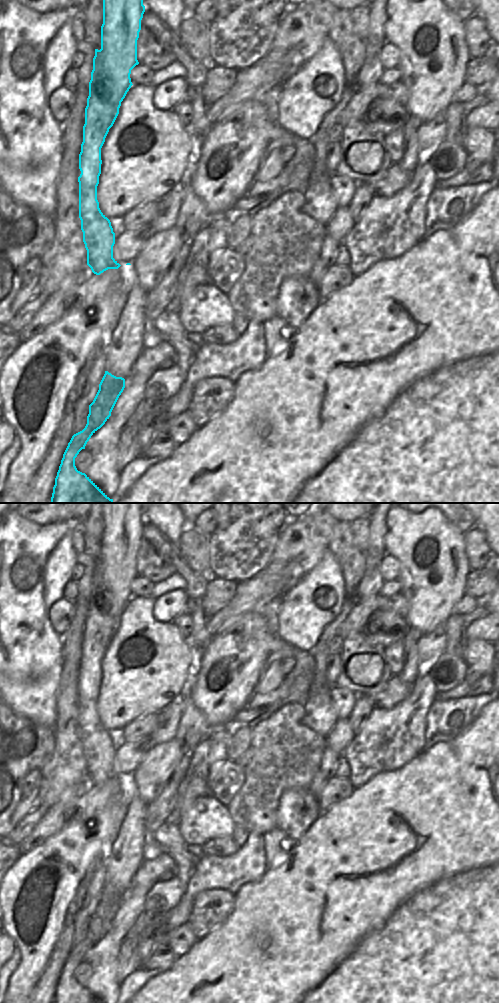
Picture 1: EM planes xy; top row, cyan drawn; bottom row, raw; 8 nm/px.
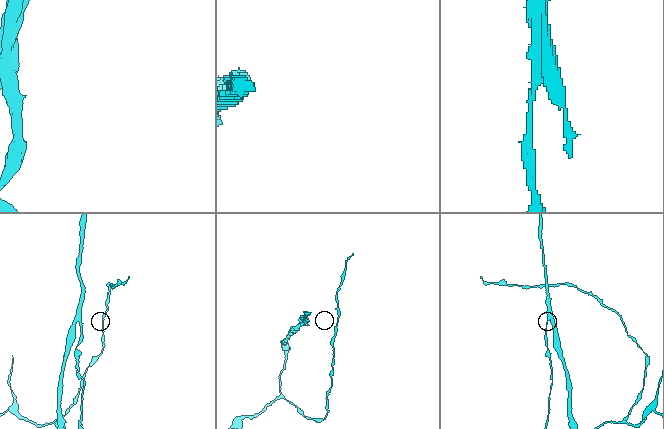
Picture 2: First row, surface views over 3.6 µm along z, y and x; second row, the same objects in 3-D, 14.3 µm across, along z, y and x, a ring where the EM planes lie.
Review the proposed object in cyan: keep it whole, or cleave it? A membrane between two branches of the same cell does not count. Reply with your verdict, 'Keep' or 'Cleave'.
Cleave.

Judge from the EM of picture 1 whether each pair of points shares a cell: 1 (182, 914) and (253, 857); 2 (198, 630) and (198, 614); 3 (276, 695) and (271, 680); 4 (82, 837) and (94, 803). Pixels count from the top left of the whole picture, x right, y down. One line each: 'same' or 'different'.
1: same
2: same
3: different
4: same

